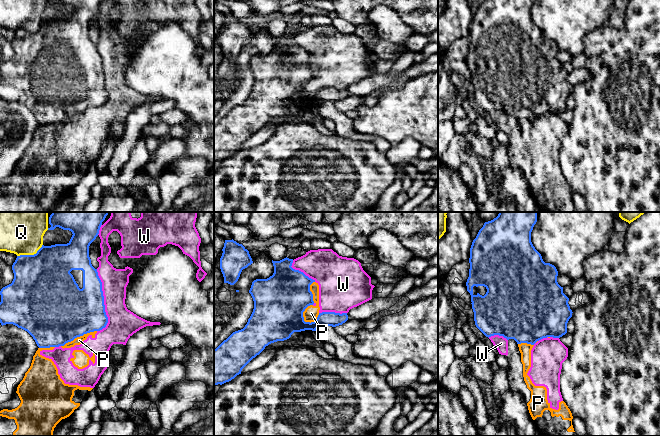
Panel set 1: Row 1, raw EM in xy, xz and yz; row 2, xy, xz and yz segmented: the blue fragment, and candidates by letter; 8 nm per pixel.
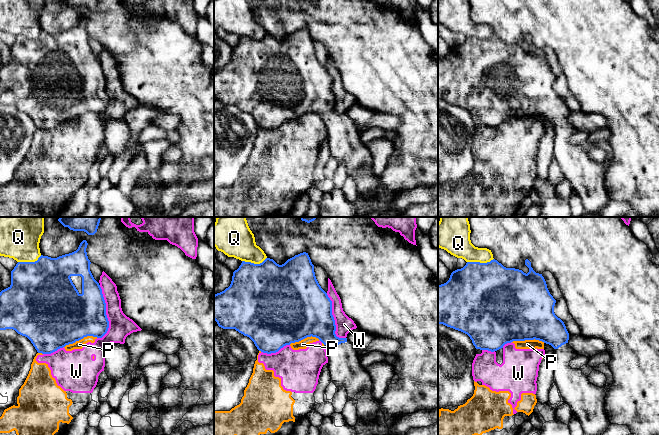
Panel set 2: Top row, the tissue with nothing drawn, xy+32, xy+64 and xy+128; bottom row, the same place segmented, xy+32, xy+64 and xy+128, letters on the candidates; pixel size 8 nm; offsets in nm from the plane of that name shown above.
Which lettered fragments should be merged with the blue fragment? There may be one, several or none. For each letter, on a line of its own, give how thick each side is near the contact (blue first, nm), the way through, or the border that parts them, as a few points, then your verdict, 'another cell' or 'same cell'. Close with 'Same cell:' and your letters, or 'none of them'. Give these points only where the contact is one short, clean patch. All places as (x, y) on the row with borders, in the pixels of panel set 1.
P: calibres 420 and 120 nm; another cell
Q: calibres 480 and 360 nm; another cell
W: calibres 380 and 240 nm; another cell
Same cell: none of them

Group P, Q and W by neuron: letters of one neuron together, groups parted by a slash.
P W / Q

